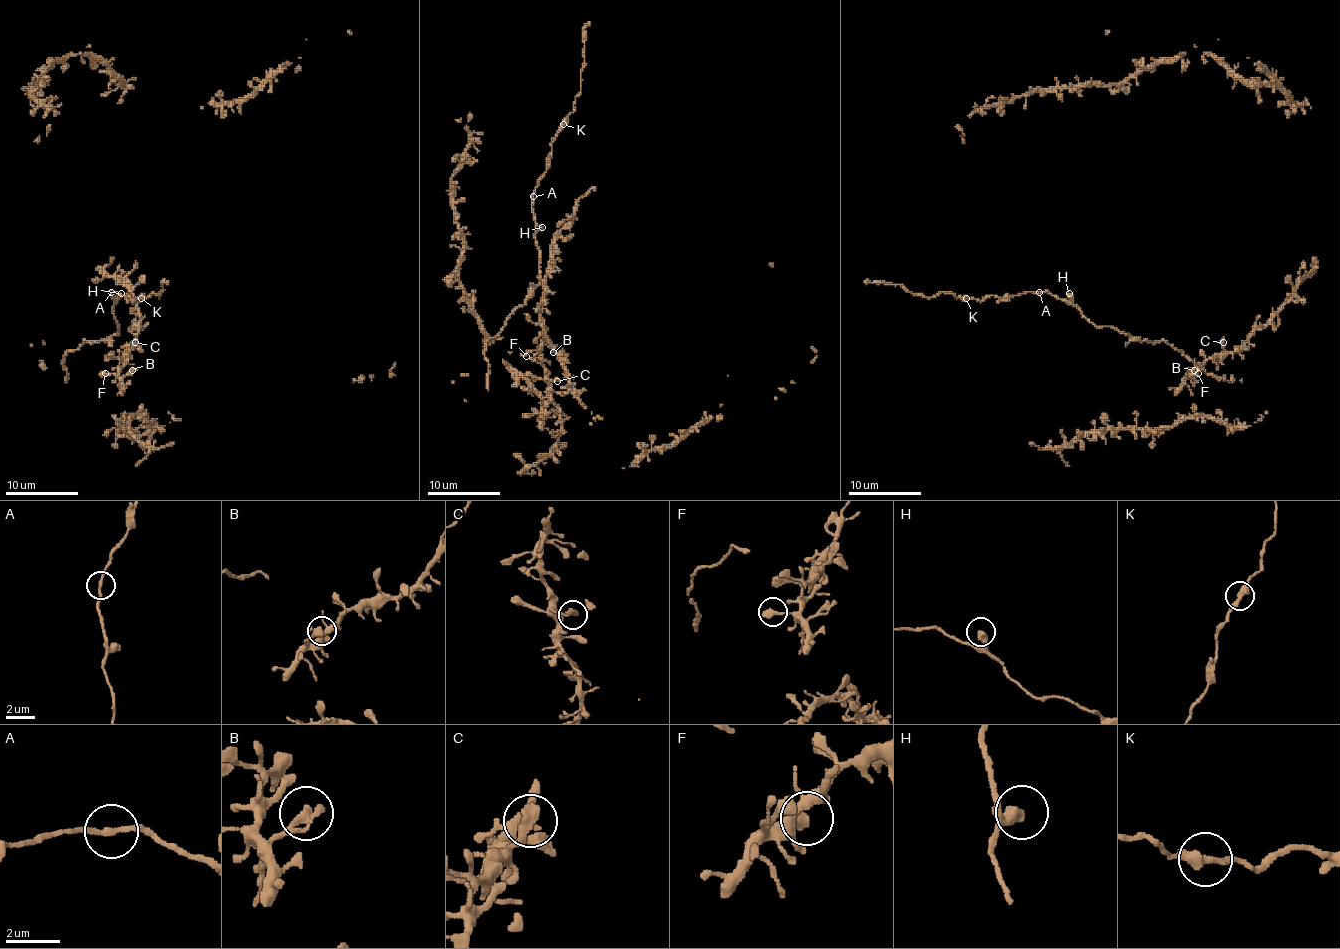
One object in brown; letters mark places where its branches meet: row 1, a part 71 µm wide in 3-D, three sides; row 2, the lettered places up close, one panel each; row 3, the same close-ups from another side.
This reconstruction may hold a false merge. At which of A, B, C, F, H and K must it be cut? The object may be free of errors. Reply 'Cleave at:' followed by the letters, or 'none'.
Cleave at: none

